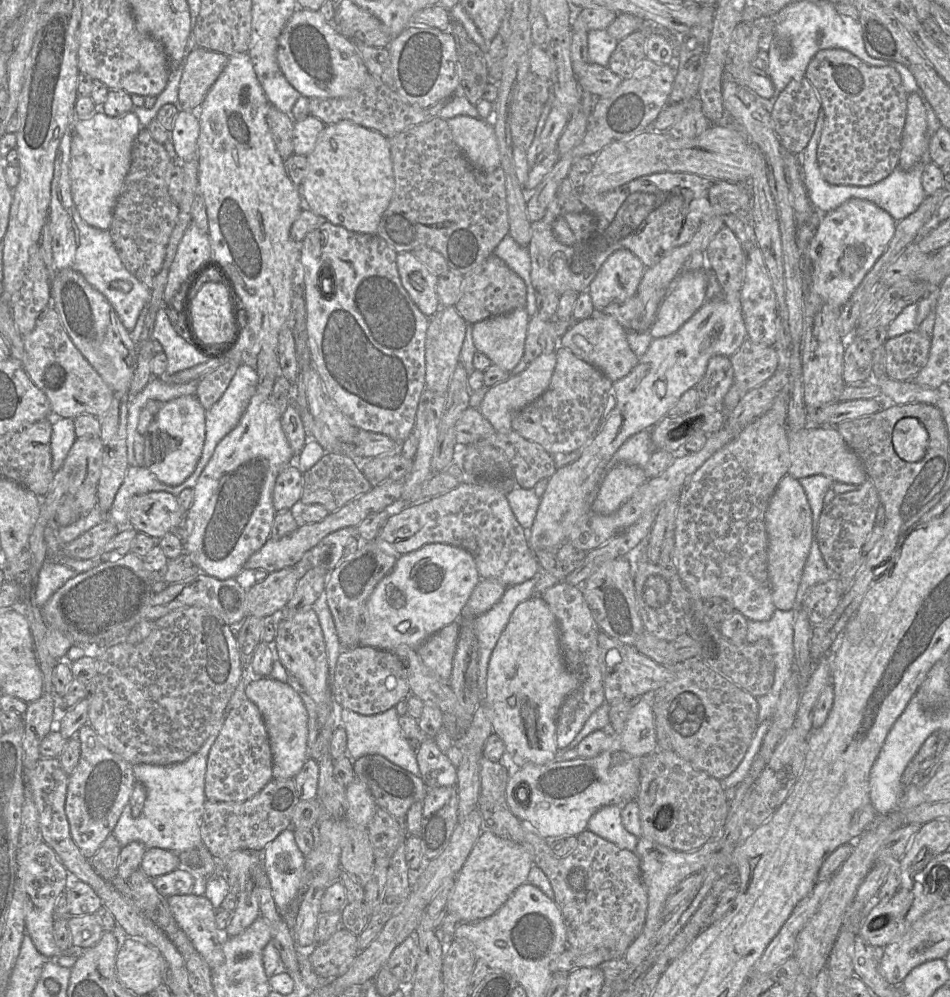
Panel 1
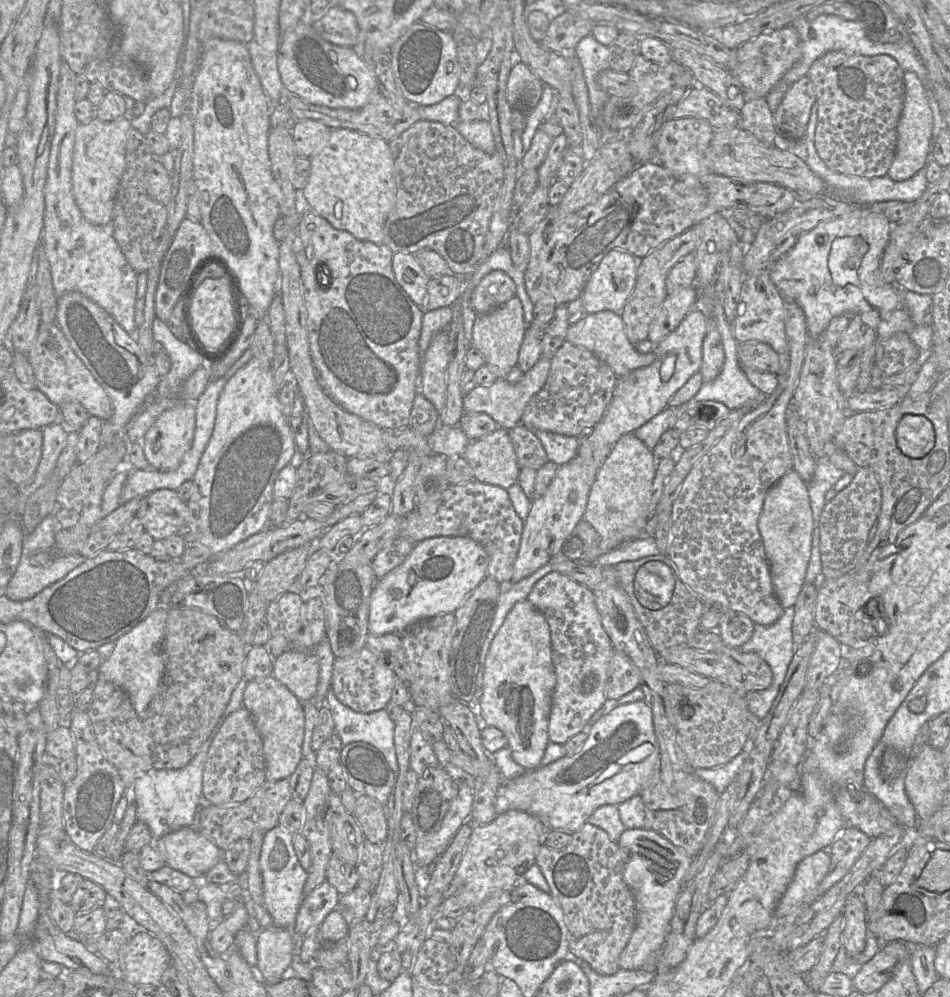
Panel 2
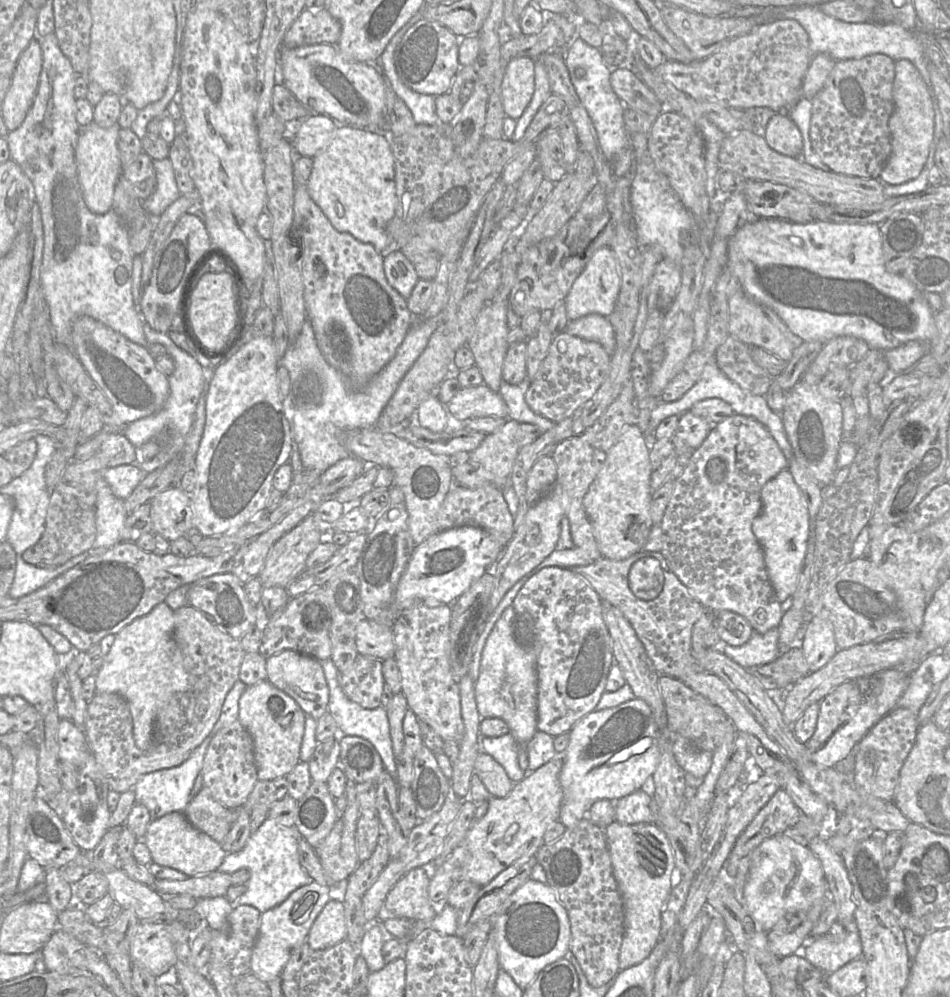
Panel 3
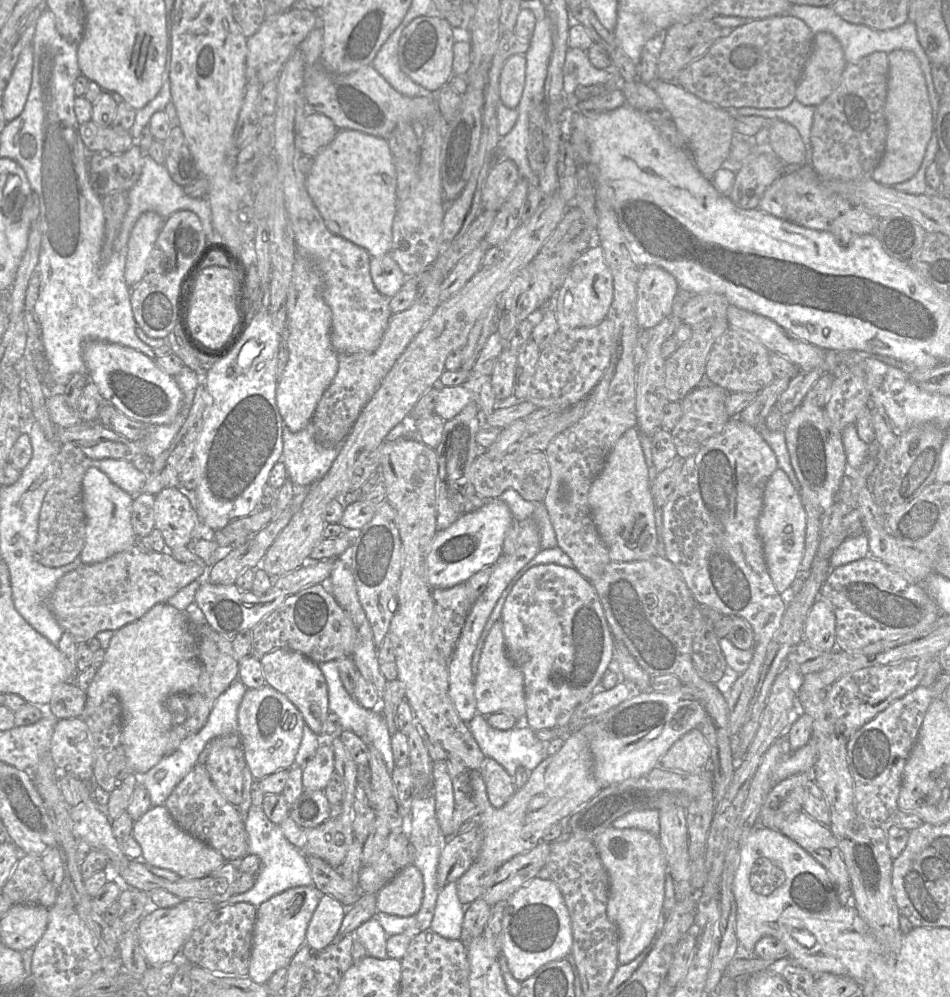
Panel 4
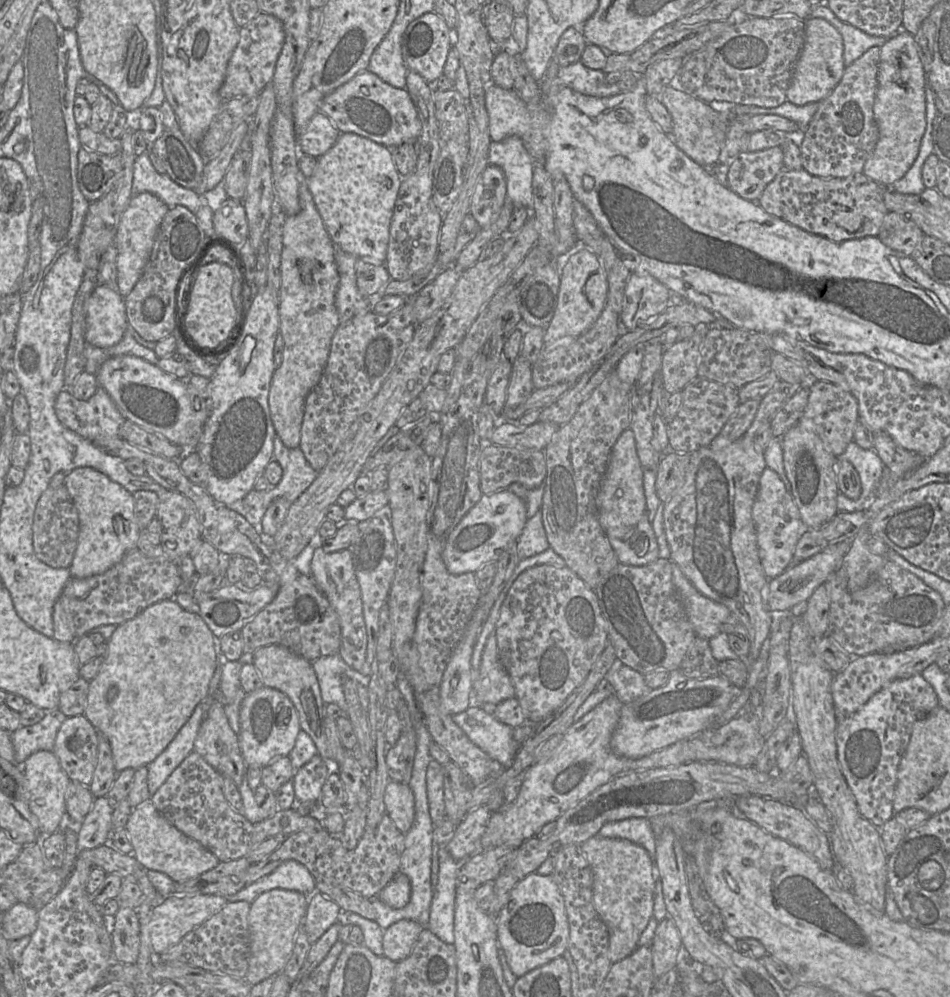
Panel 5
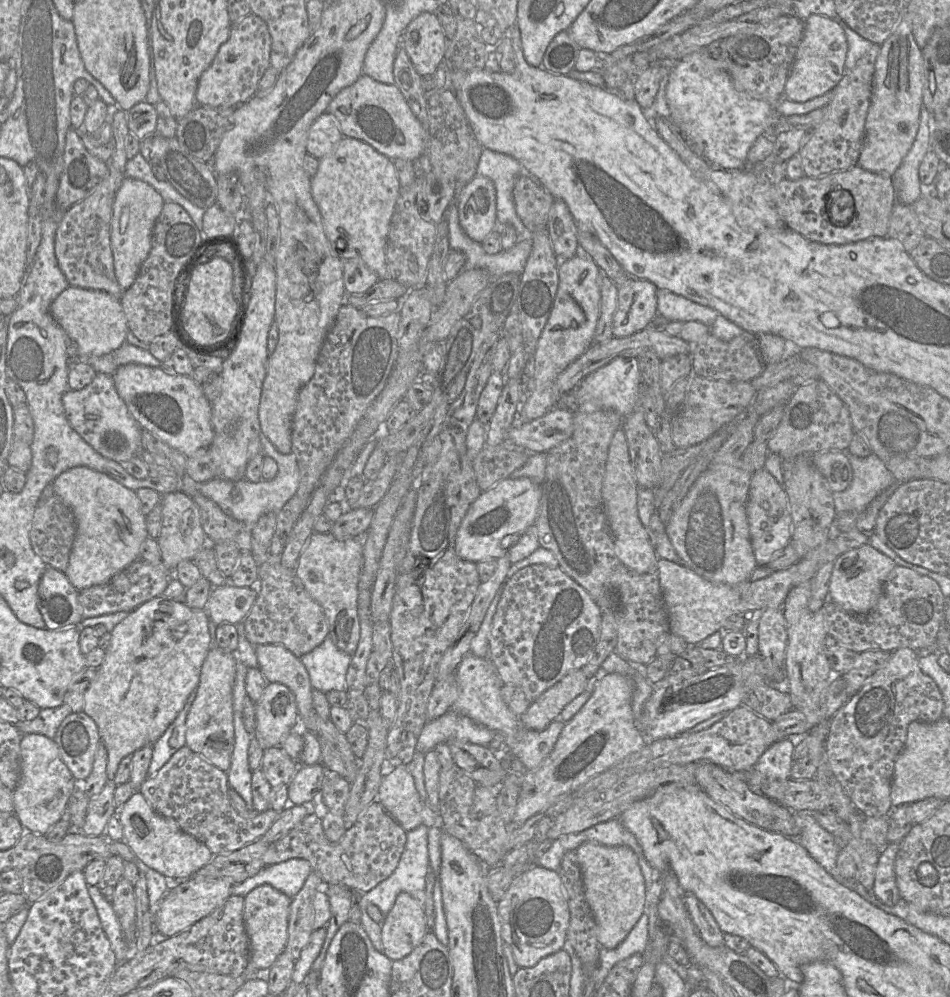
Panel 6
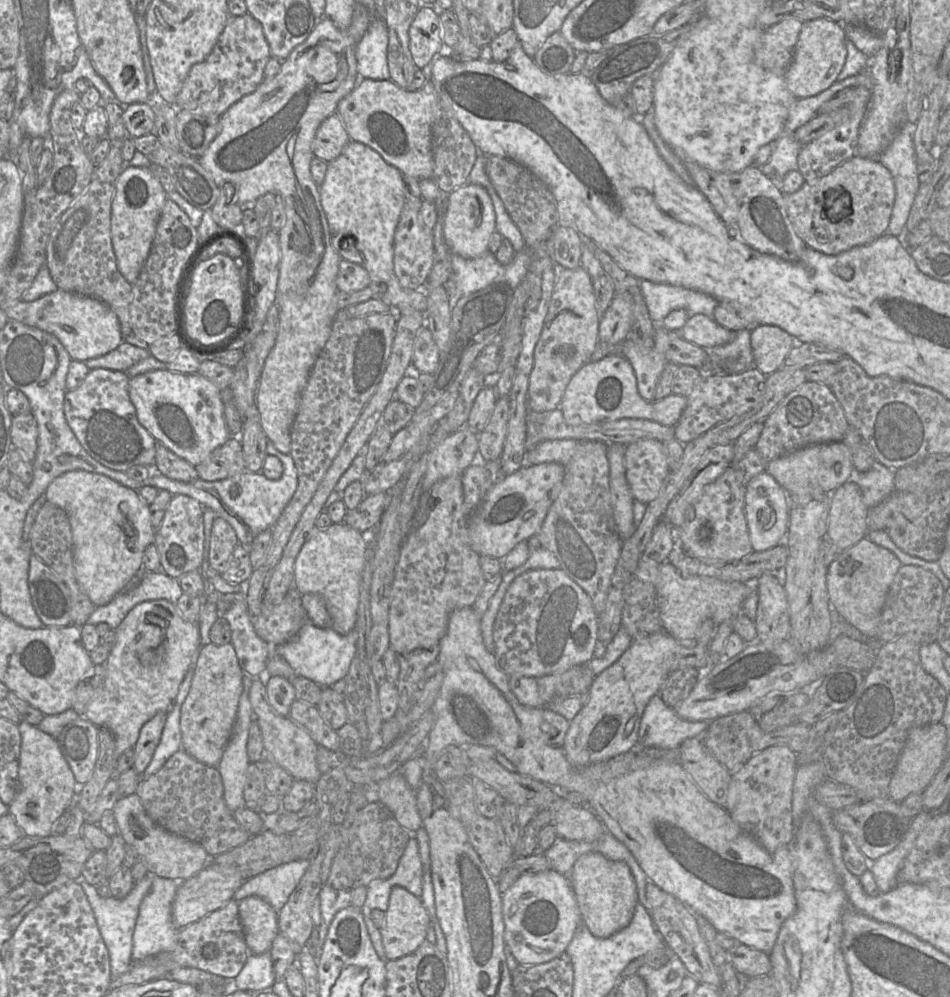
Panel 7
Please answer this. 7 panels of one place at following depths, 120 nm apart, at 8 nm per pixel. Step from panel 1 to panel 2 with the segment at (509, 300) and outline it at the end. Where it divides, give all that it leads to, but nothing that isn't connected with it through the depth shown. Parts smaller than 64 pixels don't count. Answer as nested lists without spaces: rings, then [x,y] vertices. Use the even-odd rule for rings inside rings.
[[[503,271],[486,274],[474,288],[470,302],[477,315],[488,313],[516,297],[515,282]]]

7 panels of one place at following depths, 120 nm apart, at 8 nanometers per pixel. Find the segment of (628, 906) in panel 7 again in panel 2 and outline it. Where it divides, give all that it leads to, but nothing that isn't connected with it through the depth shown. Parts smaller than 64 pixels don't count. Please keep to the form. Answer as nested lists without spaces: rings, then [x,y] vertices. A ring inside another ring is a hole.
[[[626,828],[617,843],[629,855],[622,876],[633,893],[637,910],[636,927],[620,954],[619,967],[633,970],[648,963],[651,955],[657,954],[663,947],[676,899],[694,858],[659,833],[645,828]]]

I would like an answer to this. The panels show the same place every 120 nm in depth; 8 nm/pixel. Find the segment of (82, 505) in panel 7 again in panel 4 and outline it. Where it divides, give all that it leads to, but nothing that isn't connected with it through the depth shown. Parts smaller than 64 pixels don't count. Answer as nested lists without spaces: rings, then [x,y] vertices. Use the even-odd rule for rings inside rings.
[[[89,467],[82,481],[82,500],[86,515],[85,544],[79,556],[82,564],[102,562],[134,545],[136,535],[131,523],[134,496],[115,485],[98,468]]]

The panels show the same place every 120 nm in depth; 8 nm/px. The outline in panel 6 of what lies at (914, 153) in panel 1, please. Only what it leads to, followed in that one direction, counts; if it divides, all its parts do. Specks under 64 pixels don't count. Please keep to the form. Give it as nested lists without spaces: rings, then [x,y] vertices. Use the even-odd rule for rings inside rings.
[[[905,9],[893,33],[880,45],[875,62],[872,97],[858,159],[864,170],[892,177],[903,162],[919,128],[923,74],[922,51],[914,39]]]

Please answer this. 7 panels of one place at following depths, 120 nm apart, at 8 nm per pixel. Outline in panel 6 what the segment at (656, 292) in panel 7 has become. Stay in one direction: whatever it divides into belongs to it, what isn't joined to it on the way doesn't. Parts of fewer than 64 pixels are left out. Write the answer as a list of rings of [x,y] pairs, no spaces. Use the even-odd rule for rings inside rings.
[[[657,289],[657,315],[668,321],[698,321],[712,327],[719,313],[667,289]]]

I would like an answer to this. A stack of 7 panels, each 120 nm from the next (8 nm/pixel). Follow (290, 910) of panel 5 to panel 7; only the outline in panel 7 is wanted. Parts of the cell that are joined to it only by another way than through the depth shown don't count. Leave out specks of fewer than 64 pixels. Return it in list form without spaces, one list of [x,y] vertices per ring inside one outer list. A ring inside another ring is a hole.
[[[249,896],[239,902],[239,916],[244,928],[249,954],[269,952],[280,932],[278,913],[264,899]]]

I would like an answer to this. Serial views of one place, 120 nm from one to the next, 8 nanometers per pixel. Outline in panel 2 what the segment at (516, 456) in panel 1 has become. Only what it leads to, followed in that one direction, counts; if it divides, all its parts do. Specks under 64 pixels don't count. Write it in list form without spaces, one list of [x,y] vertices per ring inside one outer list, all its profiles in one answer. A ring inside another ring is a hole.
[[[518,424],[508,430],[508,434],[517,456],[519,468],[531,468],[537,471],[549,461],[540,440],[531,429]]]

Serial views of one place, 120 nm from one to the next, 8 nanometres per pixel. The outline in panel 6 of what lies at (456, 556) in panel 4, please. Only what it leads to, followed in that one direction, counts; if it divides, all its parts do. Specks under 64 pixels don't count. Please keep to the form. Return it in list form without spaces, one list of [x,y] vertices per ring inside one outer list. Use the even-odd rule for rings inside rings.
[[[508,477],[482,492],[471,504],[458,529],[455,546],[457,555],[475,563],[506,555],[527,528],[535,524],[541,496],[541,485],[529,478]]]

